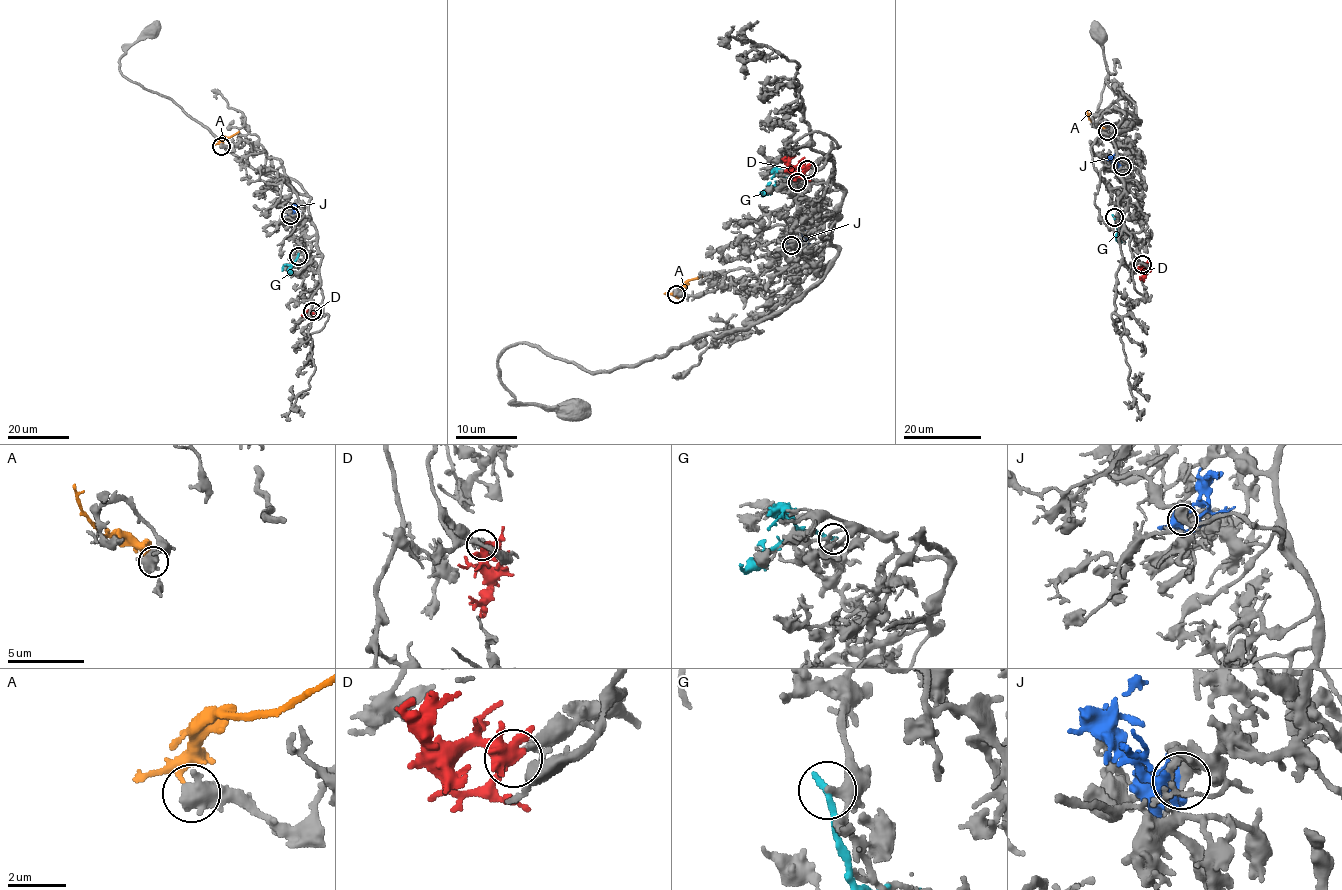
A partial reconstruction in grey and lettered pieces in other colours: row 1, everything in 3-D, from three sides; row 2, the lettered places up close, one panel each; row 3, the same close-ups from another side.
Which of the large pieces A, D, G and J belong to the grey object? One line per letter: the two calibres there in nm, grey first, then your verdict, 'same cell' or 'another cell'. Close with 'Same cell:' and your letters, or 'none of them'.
A: 750 nm thick on the grey side, 200 nm on the other; another cell
D: 180 nm thick on the grey side, 220 nm on the other; same cell
G: 260 nm thick on the grey side, 300 nm on the other; another cell
J: 360 nm thick on the grey side, 420 nm on the other; another cell
Same cell: D

